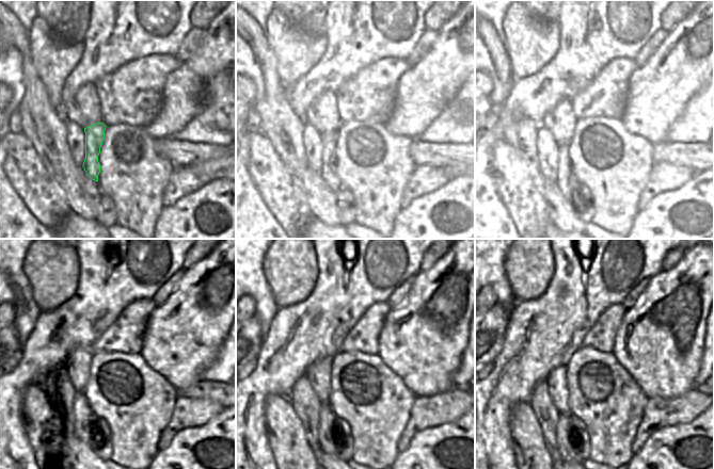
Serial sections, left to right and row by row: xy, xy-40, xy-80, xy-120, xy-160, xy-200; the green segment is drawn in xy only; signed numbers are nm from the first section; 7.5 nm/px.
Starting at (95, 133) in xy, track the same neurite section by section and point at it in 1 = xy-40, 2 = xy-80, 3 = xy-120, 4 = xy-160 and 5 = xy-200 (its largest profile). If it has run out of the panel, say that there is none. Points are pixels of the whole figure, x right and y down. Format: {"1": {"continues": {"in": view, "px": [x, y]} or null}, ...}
{"1": {"continues": {"in": "xy-40", "px": [328, 171]}}, "2": {"continues": {"in": "xy-80", "px": [567, 181]}}, "3": {"continues": {"in": "xy-120", "px": [86, 418]}}, "4": {"continues": {"in": "xy-160", "px": [327, 418]}}, "5": {"continues": {"in": "xy-200", "px": [566, 449]}}}

